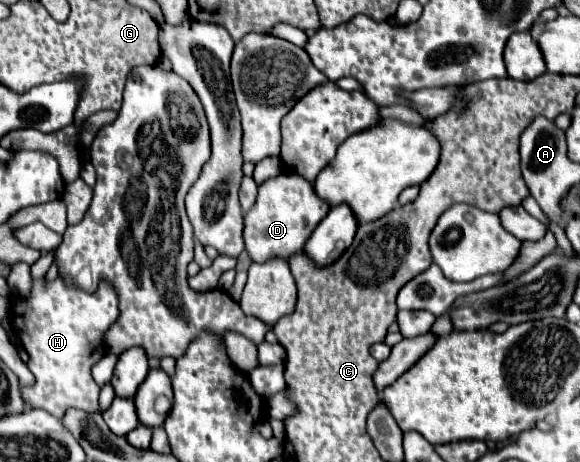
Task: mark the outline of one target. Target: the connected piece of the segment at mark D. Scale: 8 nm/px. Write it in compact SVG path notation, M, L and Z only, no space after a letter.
M284 171L260 185L256 203L246 213L246 227L244 227L246 251L256 263L264 263L270 257L288 259L292 253L302 251L310 233L328 211L330 205L316 195L314 185L308 179L304 179L294 171Z

